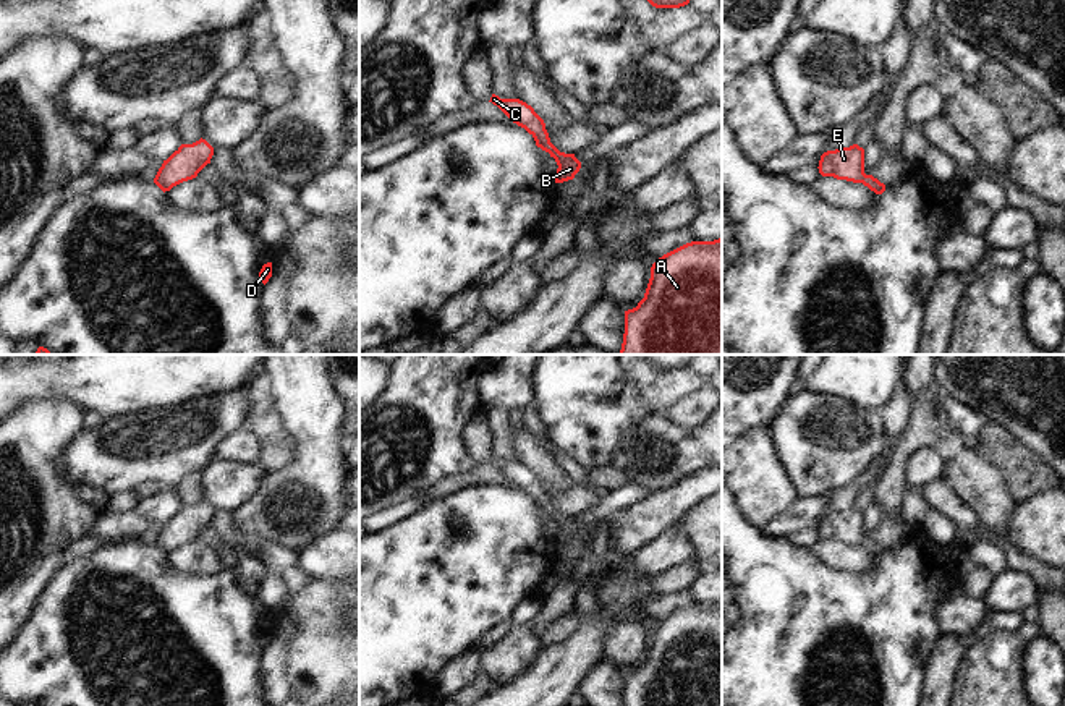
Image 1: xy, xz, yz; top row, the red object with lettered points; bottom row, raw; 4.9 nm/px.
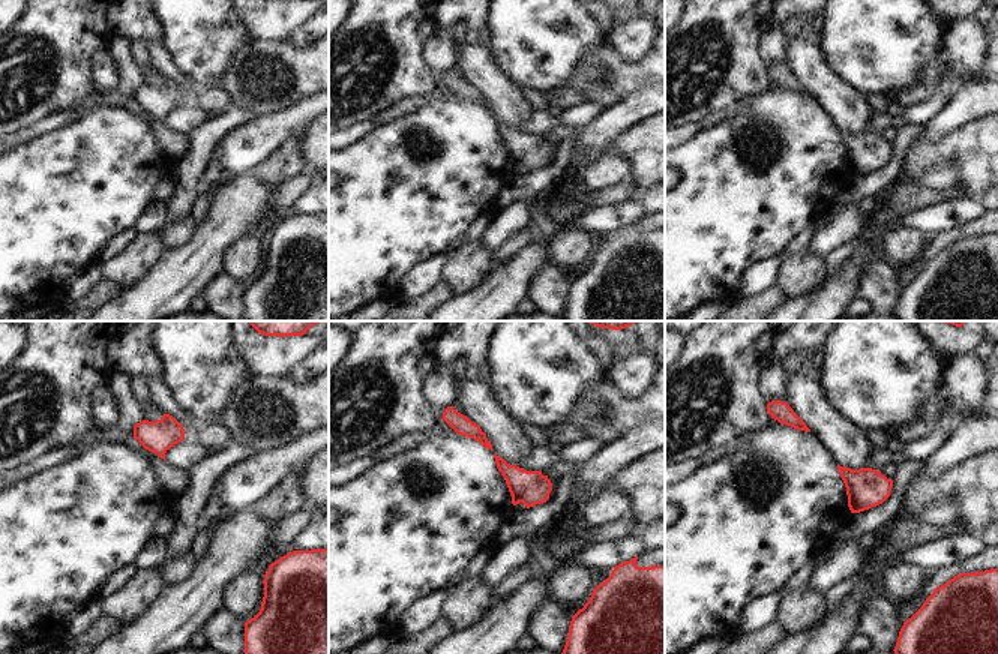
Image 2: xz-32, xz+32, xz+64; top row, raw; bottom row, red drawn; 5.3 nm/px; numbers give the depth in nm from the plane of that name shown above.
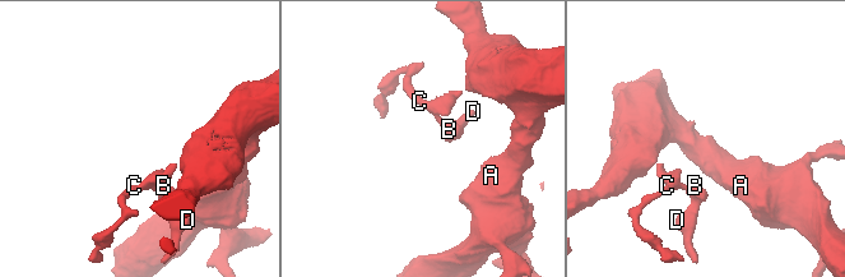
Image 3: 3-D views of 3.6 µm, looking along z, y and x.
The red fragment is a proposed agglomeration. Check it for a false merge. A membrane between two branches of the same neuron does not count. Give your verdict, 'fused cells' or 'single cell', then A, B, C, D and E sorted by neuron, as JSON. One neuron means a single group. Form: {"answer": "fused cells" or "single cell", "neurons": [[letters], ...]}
{"answer": "single cell", "neurons": [["A", "B", "C", "D", "E"]]}

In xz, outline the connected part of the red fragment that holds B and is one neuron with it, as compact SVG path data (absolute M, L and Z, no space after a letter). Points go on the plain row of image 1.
M492 457L490 463L497 468L513 486L524 491L536 504L536 508L549 515L555 521L558 531L554 539L555 546L573 542L581 531L581 525L575 517L560 515L549 500L544 483L534 474L531 468L520 461L500 461Z

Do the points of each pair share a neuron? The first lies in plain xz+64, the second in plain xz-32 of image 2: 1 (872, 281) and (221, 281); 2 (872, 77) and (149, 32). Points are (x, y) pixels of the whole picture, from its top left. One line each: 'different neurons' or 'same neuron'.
1: same neuron
2: different neurons

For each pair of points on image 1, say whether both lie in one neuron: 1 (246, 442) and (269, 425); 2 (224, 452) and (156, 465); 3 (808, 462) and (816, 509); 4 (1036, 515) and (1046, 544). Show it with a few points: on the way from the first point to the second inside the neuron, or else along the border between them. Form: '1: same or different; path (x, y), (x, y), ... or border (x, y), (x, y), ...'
1: different; border (245, 426), (258, 444), (258, 462)
2: different; border (243, 428), (230, 433), (217, 446), (216, 459)
3: different; border (829, 493), (798, 497)
4: same; path (1043, 522), (1046, 538)

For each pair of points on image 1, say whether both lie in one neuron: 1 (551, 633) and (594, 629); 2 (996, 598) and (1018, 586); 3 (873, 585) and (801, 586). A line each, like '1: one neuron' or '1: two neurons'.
1: two neurons
2: one neuron
3: one neuron

